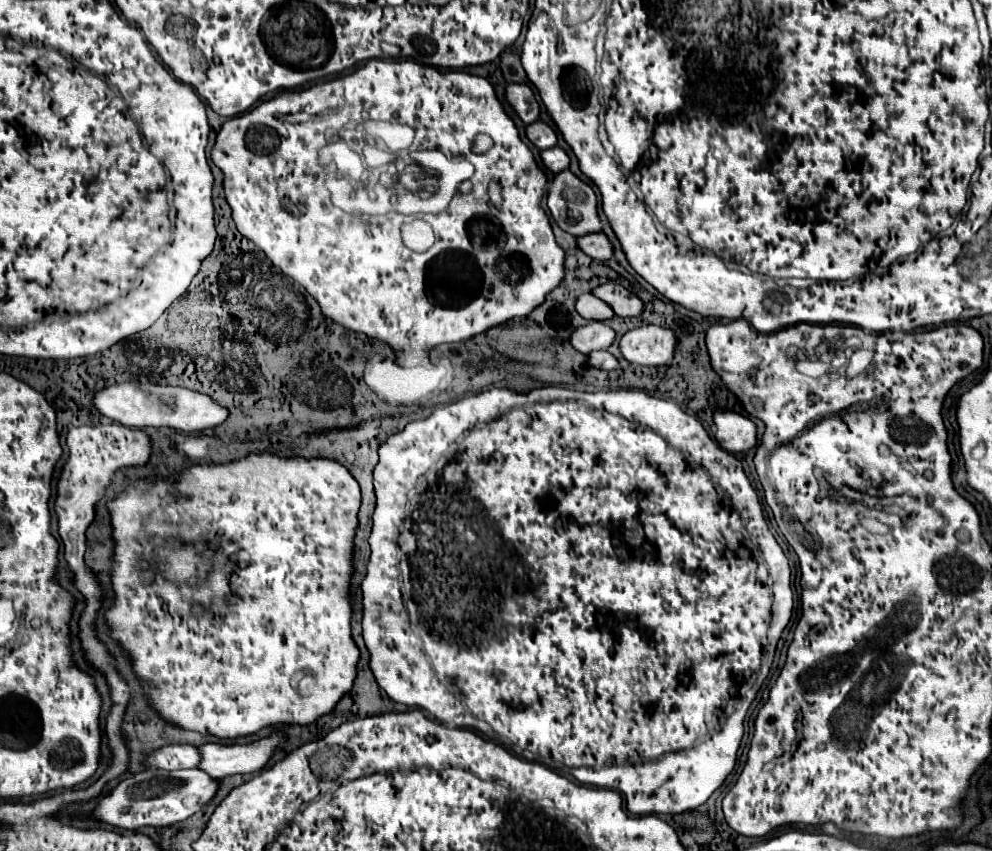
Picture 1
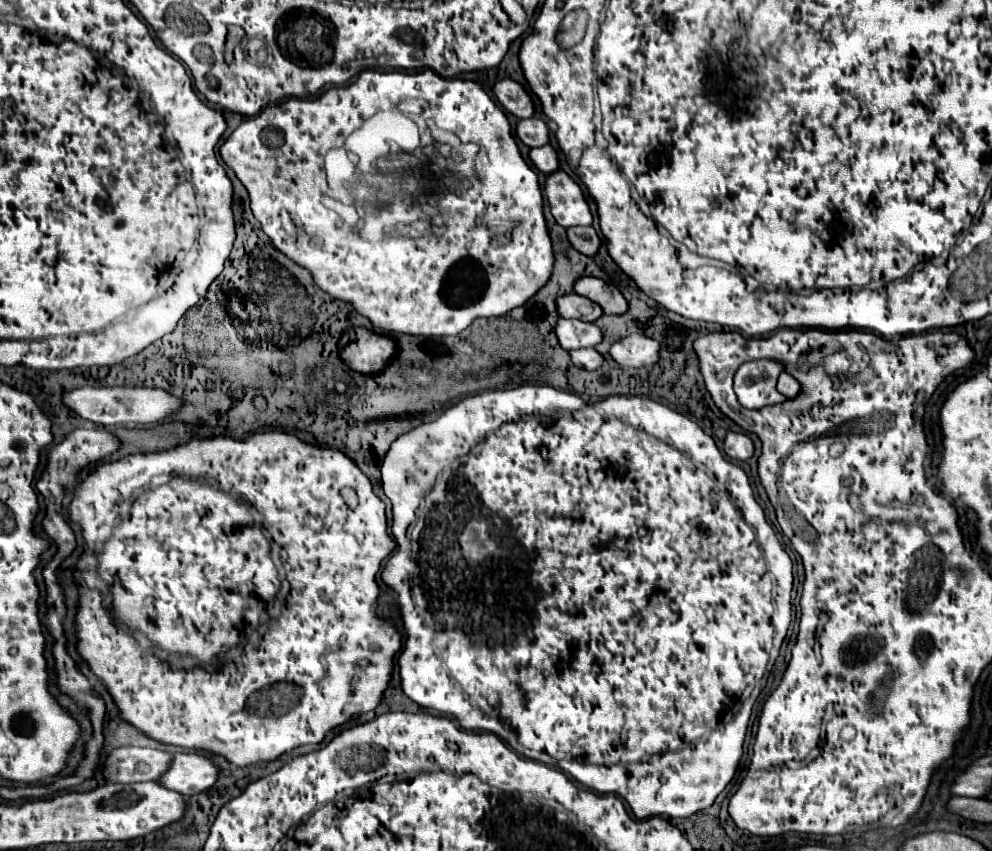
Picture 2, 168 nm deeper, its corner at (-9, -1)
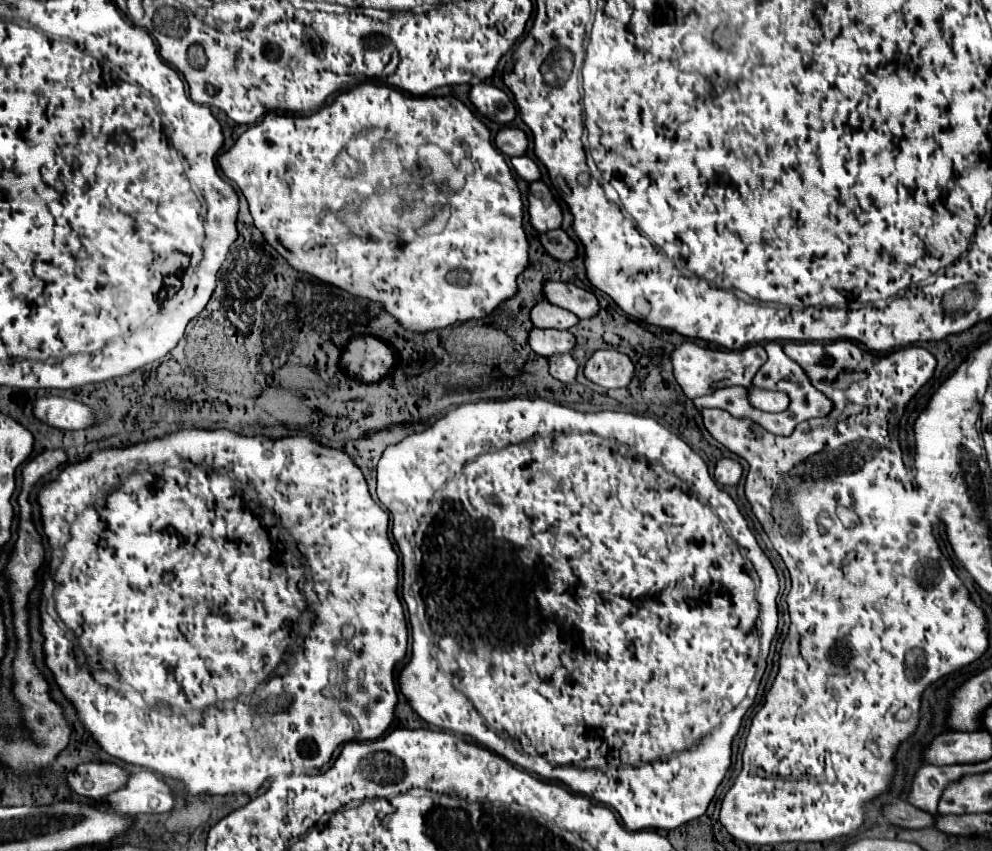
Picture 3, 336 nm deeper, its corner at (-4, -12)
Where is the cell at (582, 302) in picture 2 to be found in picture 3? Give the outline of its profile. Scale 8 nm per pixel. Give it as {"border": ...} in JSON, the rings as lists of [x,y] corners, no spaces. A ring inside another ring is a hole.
{"border":[[[547,301],[533,305],[533,309],[529,311],[529,319],[533,327],[543,327],[543,329],[571,329],[573,325],[579,323],[579,319],[573,313],[559,309]]]}

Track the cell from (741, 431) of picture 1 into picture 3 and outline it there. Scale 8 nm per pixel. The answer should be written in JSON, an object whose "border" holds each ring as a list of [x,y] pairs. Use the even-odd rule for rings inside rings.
{"border":[[[721,459],[715,465],[713,477],[719,485],[737,485],[741,479],[741,473],[743,473],[743,469],[735,459]]]}

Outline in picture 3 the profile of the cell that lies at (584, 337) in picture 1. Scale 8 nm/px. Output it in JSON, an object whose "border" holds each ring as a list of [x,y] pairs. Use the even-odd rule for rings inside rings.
{"border":[[[533,327],[529,331],[529,347],[541,357],[551,357],[553,353],[571,353],[575,347],[575,337],[569,331]]]}

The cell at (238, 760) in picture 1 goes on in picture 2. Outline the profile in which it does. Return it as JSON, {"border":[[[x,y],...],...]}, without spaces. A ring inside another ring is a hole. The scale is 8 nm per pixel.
{"border":[[[190,750],[190,752],[178,752],[174,756],[170,770],[158,782],[170,790],[194,796],[202,790],[212,788],[218,776],[220,768],[208,756]]]}

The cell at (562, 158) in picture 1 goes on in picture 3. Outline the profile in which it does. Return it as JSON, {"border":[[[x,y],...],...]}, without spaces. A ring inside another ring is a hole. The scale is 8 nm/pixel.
{"border":[[[525,155],[523,157],[513,157],[511,165],[521,179],[525,179],[525,181],[537,181],[539,179],[539,167],[529,157],[525,157]]]}

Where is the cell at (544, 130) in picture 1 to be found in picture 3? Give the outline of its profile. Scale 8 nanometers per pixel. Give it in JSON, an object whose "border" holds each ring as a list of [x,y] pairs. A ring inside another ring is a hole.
{"border":[[[503,127],[495,135],[495,147],[509,157],[525,155],[527,151],[527,135],[517,127]]]}

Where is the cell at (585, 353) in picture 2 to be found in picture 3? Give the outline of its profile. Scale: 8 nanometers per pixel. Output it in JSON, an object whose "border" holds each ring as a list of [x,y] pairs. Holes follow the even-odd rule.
{"border":[[[565,353],[565,355],[551,355],[547,361],[549,361],[551,377],[555,377],[555,379],[559,379],[563,383],[575,381],[577,361],[569,353]]]}

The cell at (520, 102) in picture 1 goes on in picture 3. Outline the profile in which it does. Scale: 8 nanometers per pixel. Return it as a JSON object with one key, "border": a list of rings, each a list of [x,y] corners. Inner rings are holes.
{"border":[[[473,85],[469,91],[469,101],[475,105],[475,109],[489,117],[491,121],[497,121],[501,125],[509,123],[515,119],[515,105],[513,101],[507,97],[507,93],[503,93],[501,89],[493,87],[493,85]]]}

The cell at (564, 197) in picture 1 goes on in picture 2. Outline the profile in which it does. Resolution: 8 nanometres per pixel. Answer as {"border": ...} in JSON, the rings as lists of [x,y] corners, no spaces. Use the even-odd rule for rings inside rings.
{"border":[[[558,170],[546,178],[544,190],[550,202],[550,212],[560,226],[592,226],[594,216],[588,200],[572,176],[568,176],[564,170]]]}

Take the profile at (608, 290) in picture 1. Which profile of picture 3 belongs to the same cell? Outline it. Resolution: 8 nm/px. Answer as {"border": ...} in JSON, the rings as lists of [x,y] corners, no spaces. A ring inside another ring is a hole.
{"border":[[[545,283],[545,301],[575,313],[579,319],[591,319],[599,311],[595,295],[591,291],[575,287],[573,283]]]}

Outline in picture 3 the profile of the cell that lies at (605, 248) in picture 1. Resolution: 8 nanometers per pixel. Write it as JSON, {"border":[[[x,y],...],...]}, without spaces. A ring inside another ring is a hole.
{"border":[[[563,229],[539,233],[539,241],[545,247],[545,251],[553,259],[559,259],[559,261],[571,261],[577,253],[577,245],[567,237],[567,233]]]}

